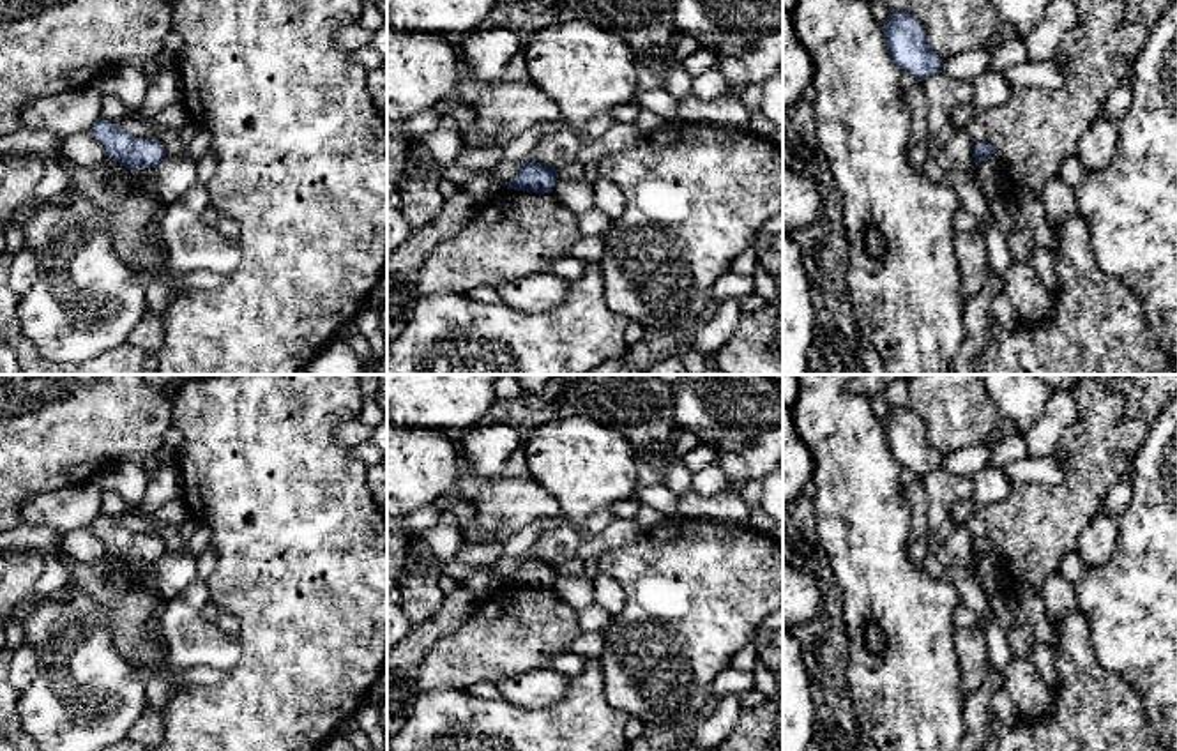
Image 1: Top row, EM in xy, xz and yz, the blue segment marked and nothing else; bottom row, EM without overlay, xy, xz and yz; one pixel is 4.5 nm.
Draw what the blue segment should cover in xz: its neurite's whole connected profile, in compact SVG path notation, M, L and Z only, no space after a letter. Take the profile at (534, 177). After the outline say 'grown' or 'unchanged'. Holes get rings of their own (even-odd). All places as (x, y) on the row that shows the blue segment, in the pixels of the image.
M523 163L516 178L507 186L507 189L527 191L527 193L551 193L557 184L557 170L543 163Z; unchanged

